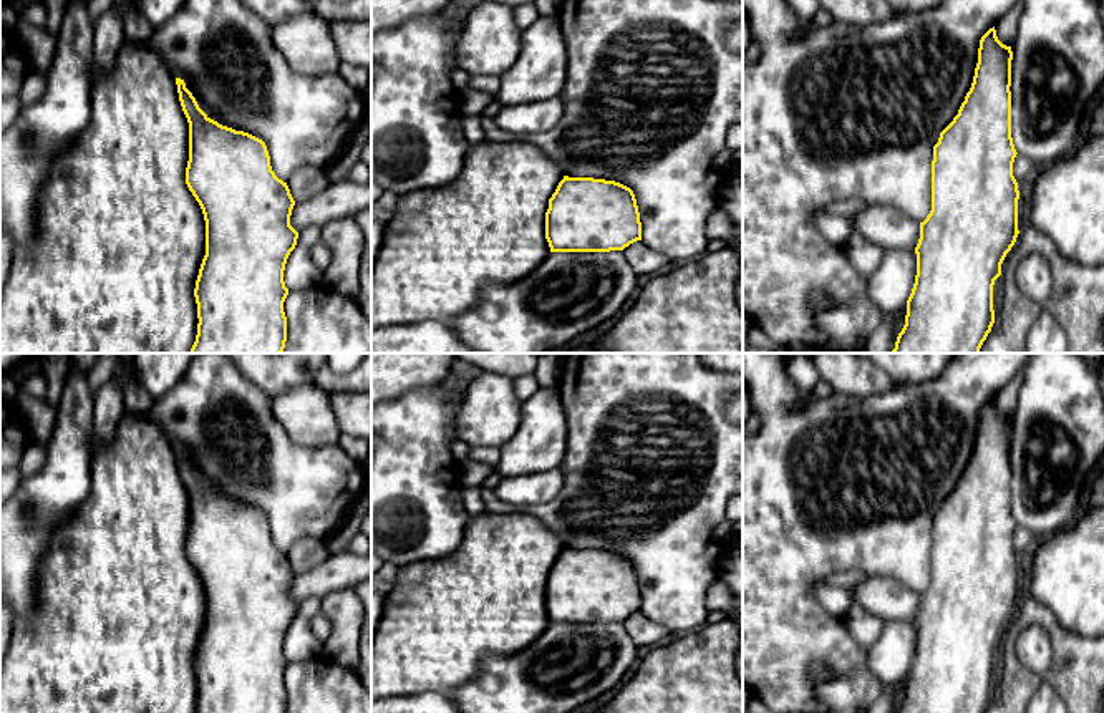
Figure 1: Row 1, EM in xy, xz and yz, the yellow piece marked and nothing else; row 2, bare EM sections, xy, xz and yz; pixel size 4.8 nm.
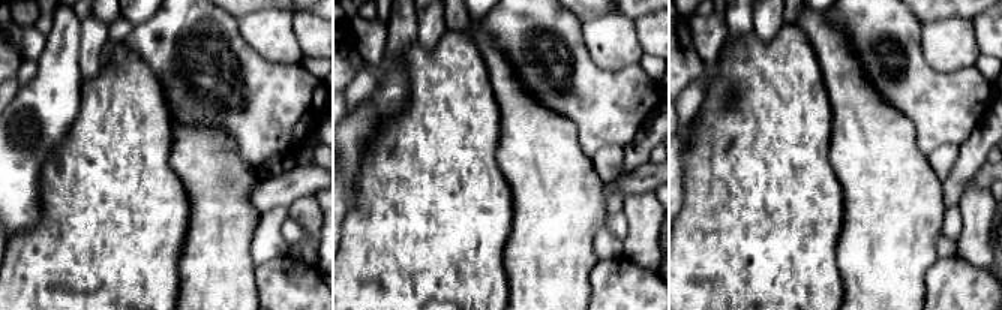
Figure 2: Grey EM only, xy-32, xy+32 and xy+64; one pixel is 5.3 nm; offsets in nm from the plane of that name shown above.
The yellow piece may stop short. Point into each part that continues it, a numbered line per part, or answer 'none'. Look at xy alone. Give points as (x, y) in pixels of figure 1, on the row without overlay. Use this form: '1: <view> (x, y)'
1: xy (120, 611)

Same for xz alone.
1: xz (440, 620)

